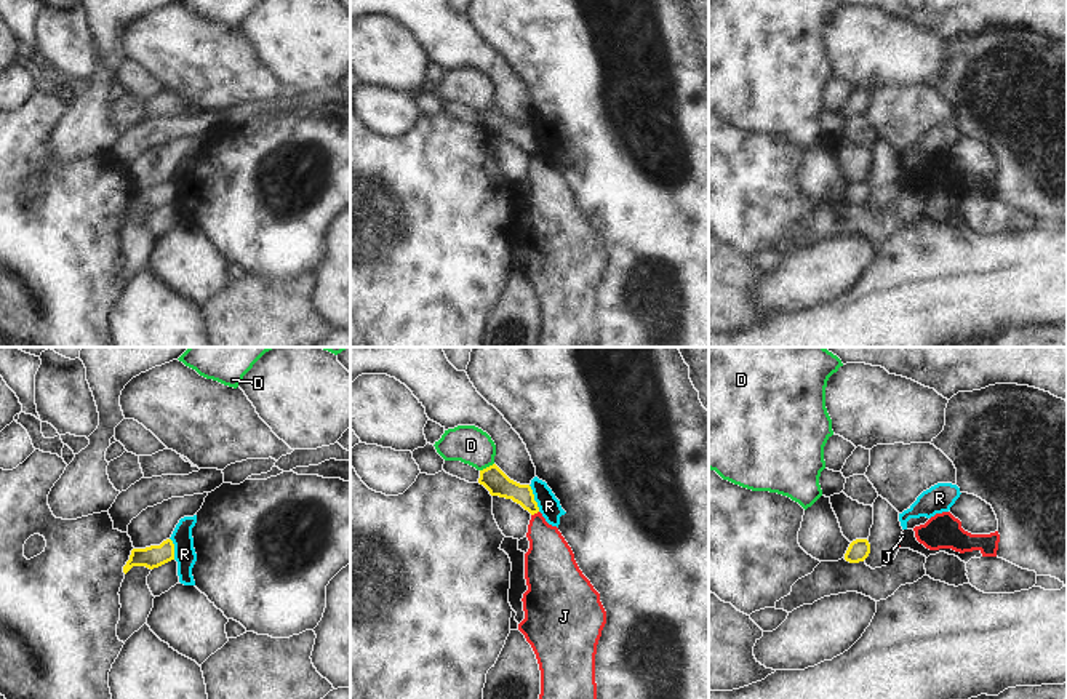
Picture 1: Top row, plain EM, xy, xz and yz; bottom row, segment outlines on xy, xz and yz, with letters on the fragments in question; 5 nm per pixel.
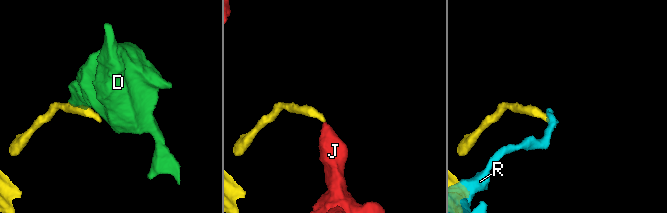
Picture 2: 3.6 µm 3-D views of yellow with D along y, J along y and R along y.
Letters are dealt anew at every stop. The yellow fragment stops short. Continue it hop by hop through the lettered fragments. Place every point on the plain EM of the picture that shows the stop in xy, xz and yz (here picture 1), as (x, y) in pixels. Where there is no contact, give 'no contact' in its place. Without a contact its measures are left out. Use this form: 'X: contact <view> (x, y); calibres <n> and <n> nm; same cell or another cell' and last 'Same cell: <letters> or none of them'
D: contact xz (487, 109); calibres 120 and 190 nm; another cell
J: contact xz (535, 154); calibres 120 and 240 nm; another cell
R: contact xz (533, 139); calibres 120 and 110 nm; another cell
Same cell: none of them

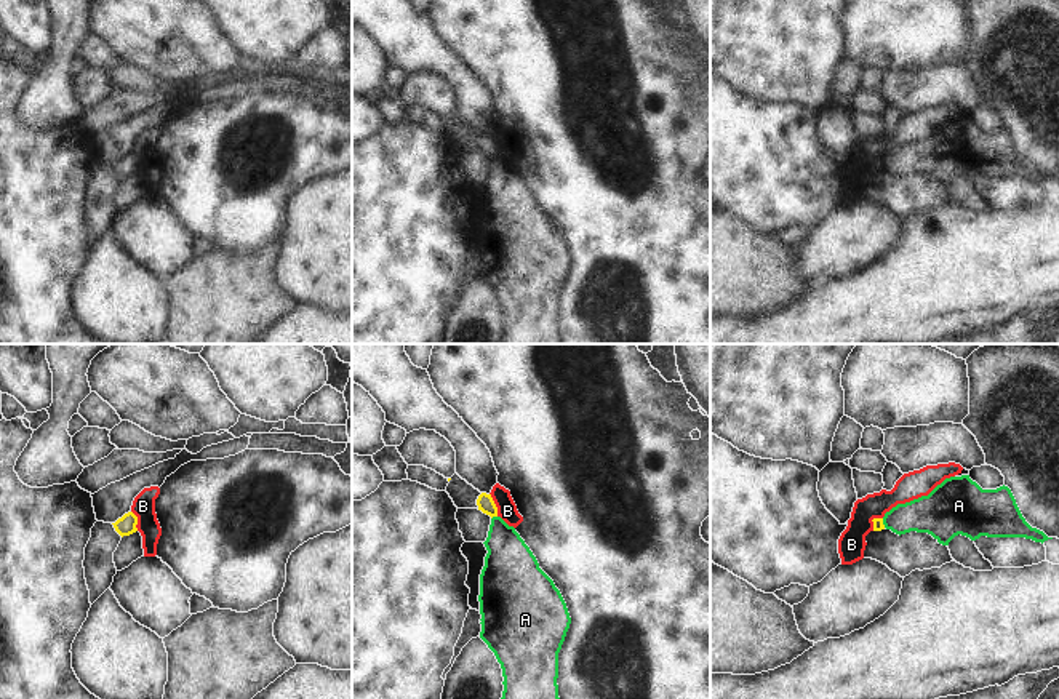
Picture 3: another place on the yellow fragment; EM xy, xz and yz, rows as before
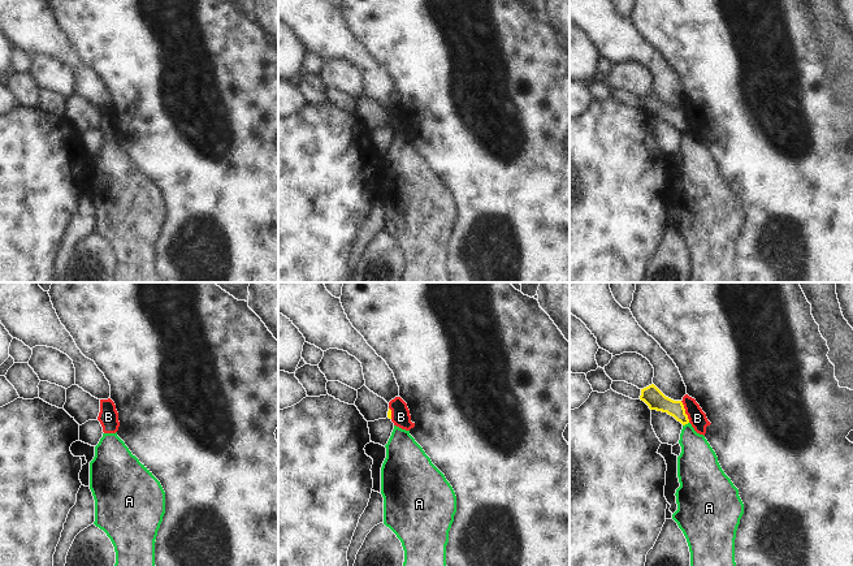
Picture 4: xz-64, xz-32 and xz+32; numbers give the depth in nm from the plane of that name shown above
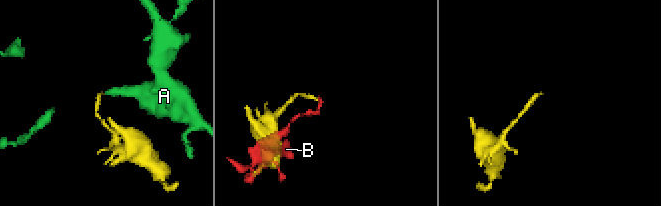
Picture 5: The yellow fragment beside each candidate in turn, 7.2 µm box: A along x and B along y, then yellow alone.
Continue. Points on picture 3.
A: contact xz (493, 157); calibres 90 and 240 nm; another cell
B: contact xz (495, 146); calibres 90 and 100 nm; another cell
Same cell: none of them

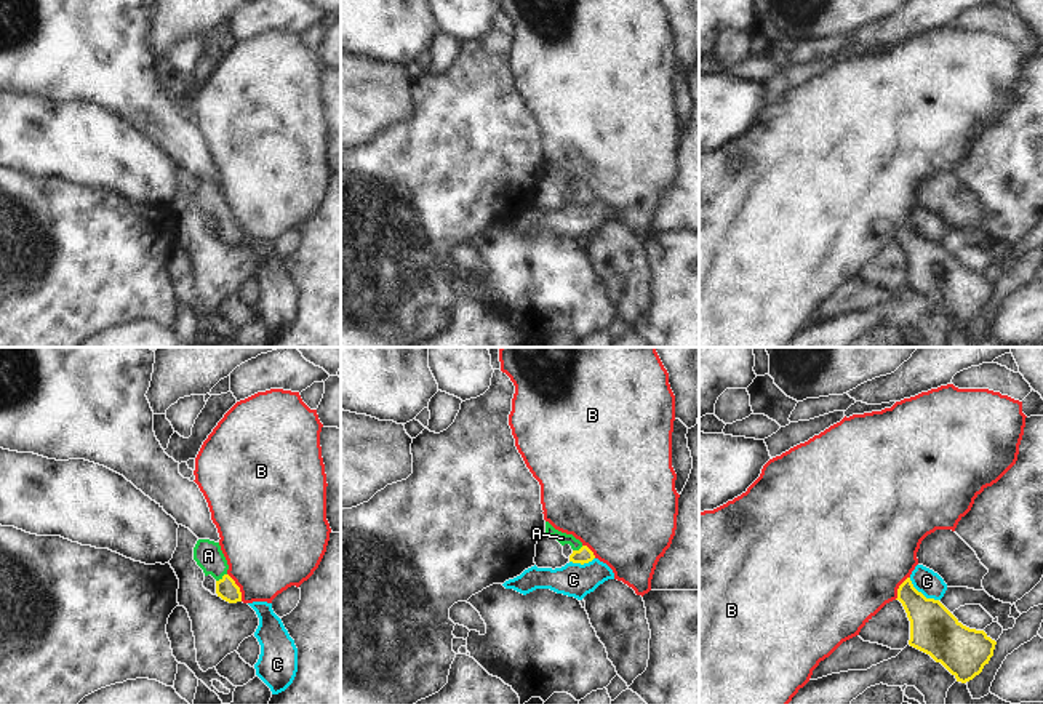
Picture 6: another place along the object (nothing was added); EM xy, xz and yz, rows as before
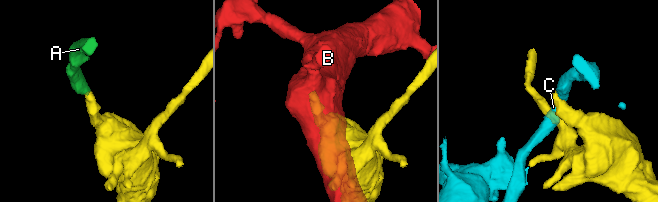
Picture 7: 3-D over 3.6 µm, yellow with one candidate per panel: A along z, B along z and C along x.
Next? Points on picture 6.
A: contact xy (223, 218); calibres 110 and 140 nm; same cell
B: contact xy (239, 229); calibres 110 and 440 nm; another cell
C: contact yz (920, 234); calibres 240 and 120 nm; another cell
Same cell: A

